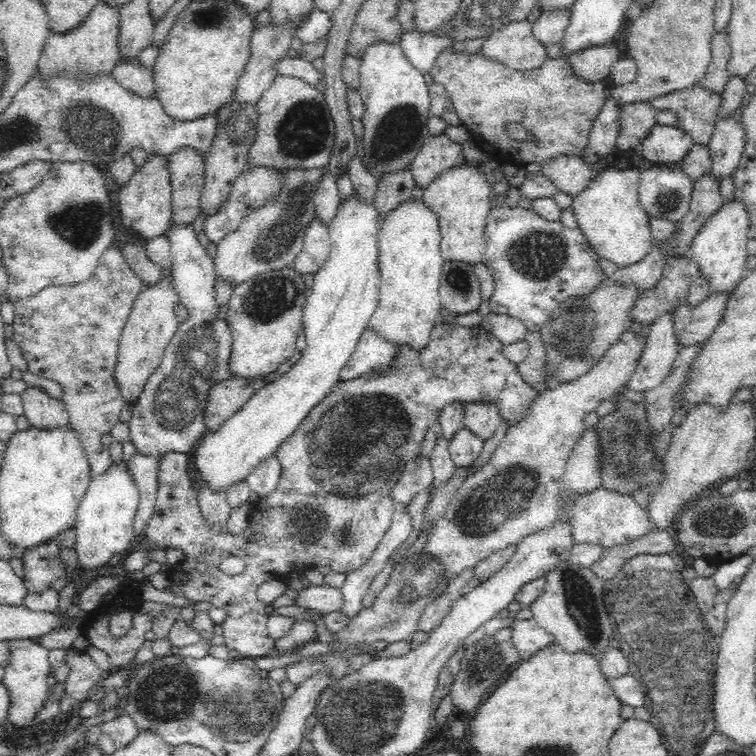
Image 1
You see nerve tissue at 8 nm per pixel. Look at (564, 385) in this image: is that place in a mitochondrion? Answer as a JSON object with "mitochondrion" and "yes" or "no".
{"mitochondrion":"no"}

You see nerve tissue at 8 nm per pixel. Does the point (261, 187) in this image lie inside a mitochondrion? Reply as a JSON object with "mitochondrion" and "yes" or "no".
{"mitochondrion":"yes"}

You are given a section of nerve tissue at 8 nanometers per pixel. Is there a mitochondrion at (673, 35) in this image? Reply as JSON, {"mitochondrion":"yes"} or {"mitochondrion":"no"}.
{"mitochondrion":"yes"}

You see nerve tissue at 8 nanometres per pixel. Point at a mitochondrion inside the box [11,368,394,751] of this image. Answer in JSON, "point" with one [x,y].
{"point":[238,710]}

